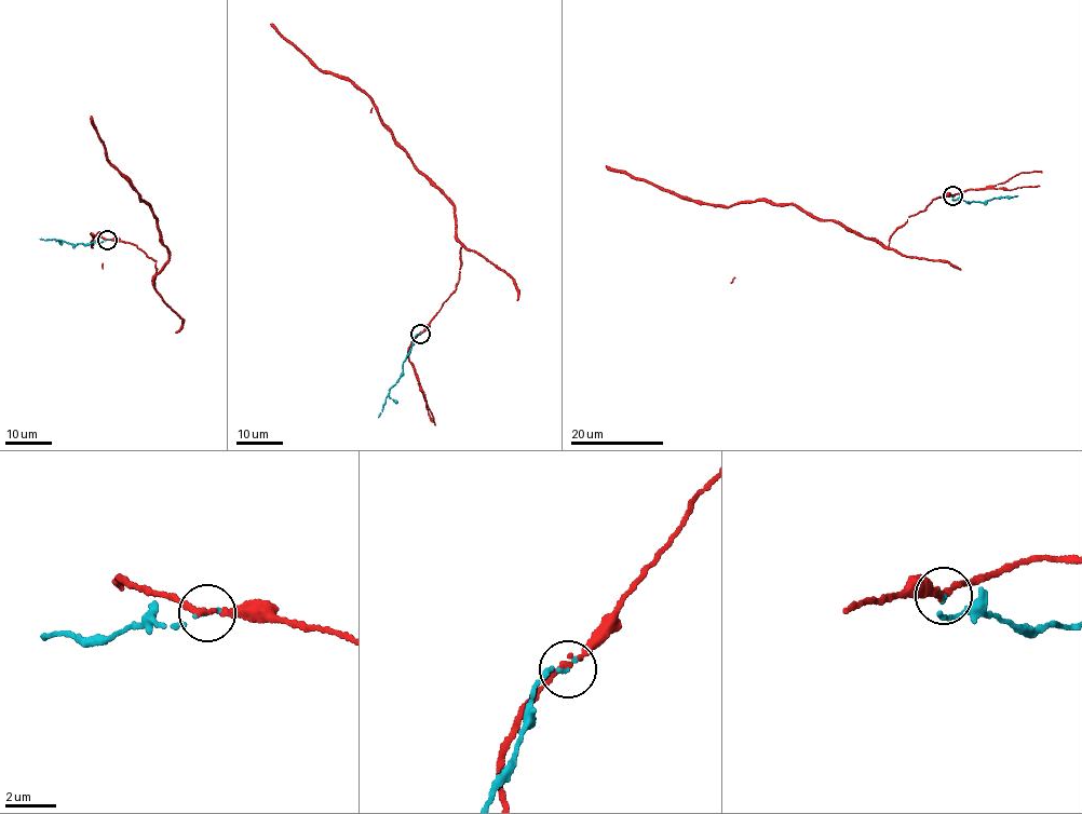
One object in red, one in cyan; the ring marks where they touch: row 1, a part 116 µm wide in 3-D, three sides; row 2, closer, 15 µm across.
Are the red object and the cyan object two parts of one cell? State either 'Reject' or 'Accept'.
Reject

